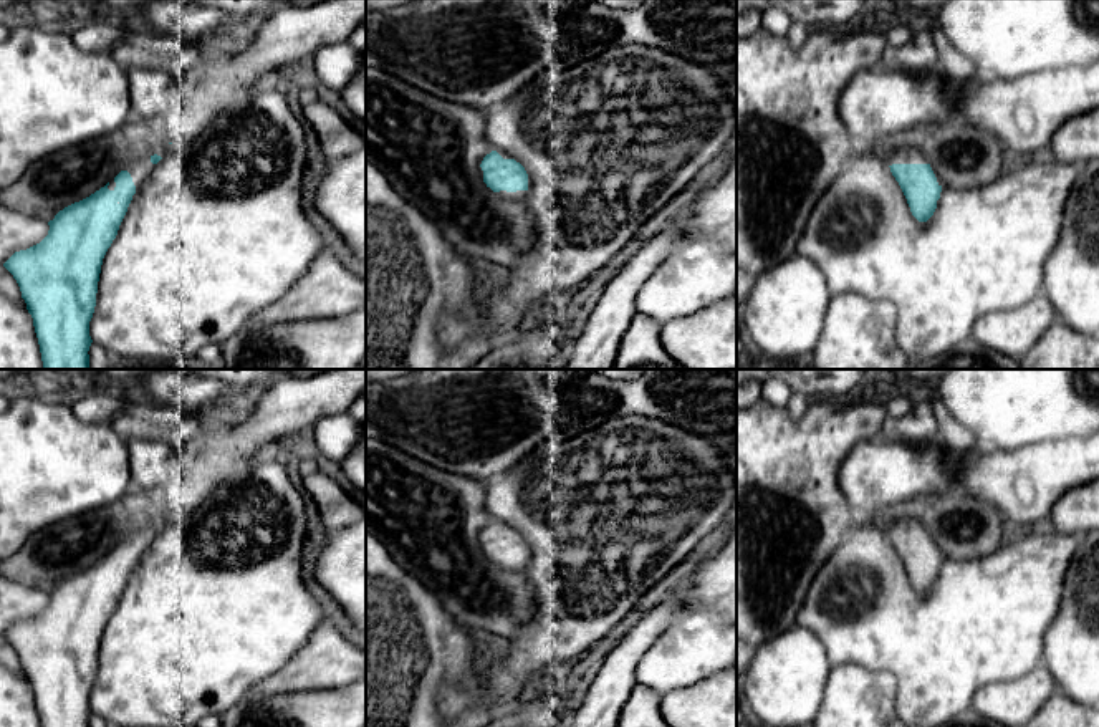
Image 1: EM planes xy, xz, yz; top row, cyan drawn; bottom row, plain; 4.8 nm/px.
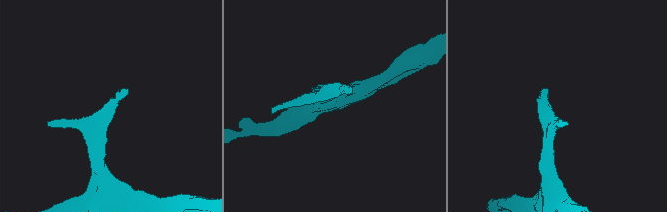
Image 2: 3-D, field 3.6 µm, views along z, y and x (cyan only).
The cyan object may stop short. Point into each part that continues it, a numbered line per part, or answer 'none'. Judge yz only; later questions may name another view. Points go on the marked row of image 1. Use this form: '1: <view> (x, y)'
1: yz (902, 156)

